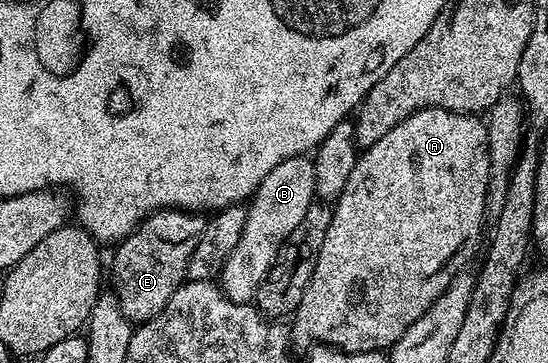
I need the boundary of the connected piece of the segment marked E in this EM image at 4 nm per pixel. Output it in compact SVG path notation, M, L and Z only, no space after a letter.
M158 210L156 214L150 214L150 216L145 219L128 238L123 239L122 242L118 243L118 245L114 247L115 259L112 260L111 266L109 262L109 278L111 274L111 282L113 285L115 285L115 287L113 287L113 293L115 297L119 299L119 303L121 304L121 312L133 324L142 324L156 318L157 315L160 314L160 312L162 312L165 308L165 304L169 304L169 300L173 296L173 292L177 292L177 288L183 285L185 279L187 278L189 256L193 256L193 248L197 248L197 240L201 240L203 224L204 219L195 212L188 212L185 210Z

